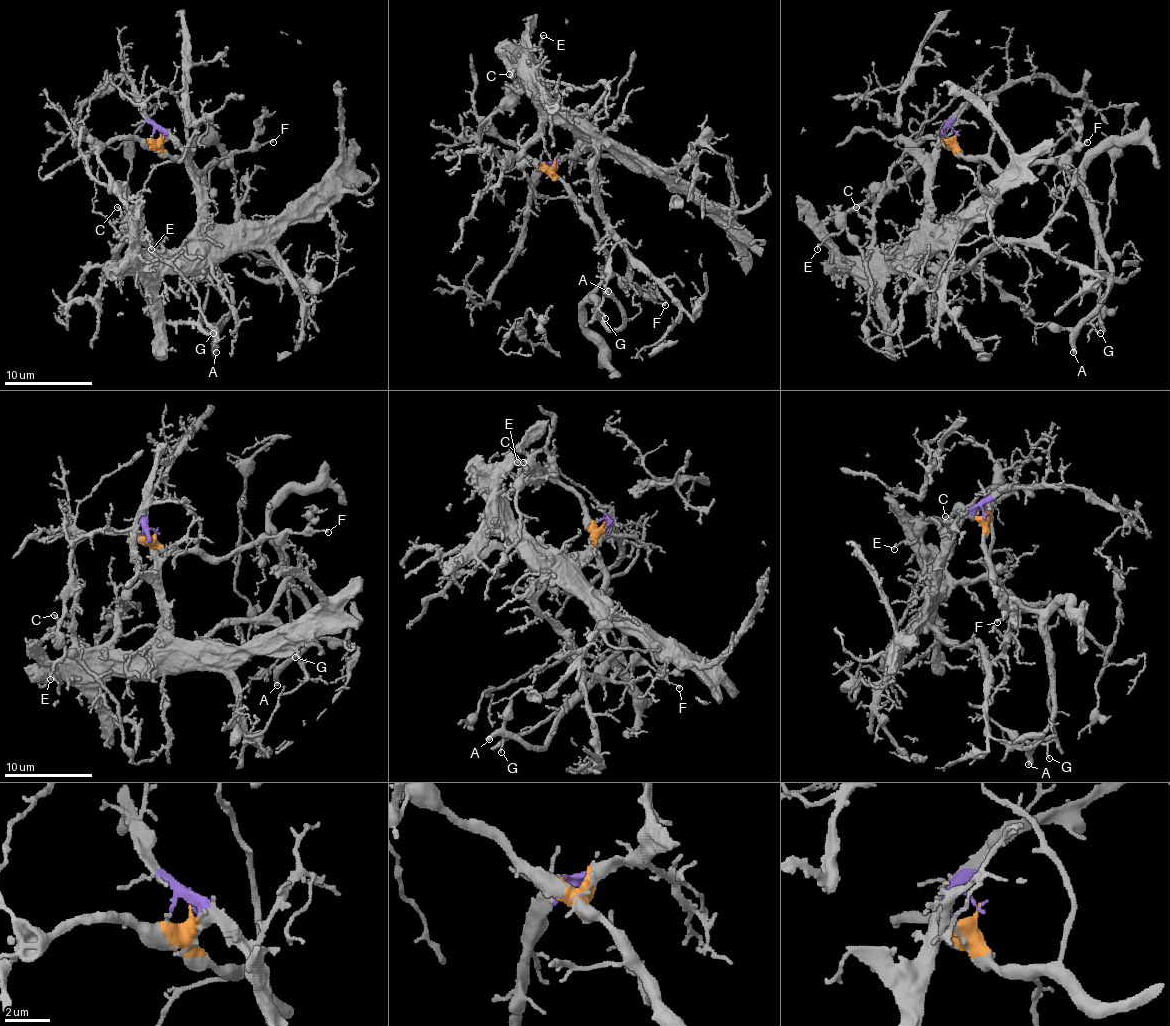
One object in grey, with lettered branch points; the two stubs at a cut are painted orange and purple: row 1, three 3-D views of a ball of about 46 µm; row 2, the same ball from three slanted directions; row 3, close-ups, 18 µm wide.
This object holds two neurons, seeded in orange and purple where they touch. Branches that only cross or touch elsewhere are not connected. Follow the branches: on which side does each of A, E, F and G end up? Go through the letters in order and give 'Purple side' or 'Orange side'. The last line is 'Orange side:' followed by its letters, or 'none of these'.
A: Orange side
E: Orange side
F: Orange side
G: Orange side
Orange side: A, E, F, G

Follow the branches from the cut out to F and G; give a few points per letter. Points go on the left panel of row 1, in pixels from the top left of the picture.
F: (161, 131), (161, 147), (172, 158), (183, 158), (198, 171), (235, 153), (255, 151), (273, 142)
G: (161, 131), (161, 147), (172, 158), (198, 171), (213, 162), (202, 175), (209, 281), (202, 318), (213, 333)

